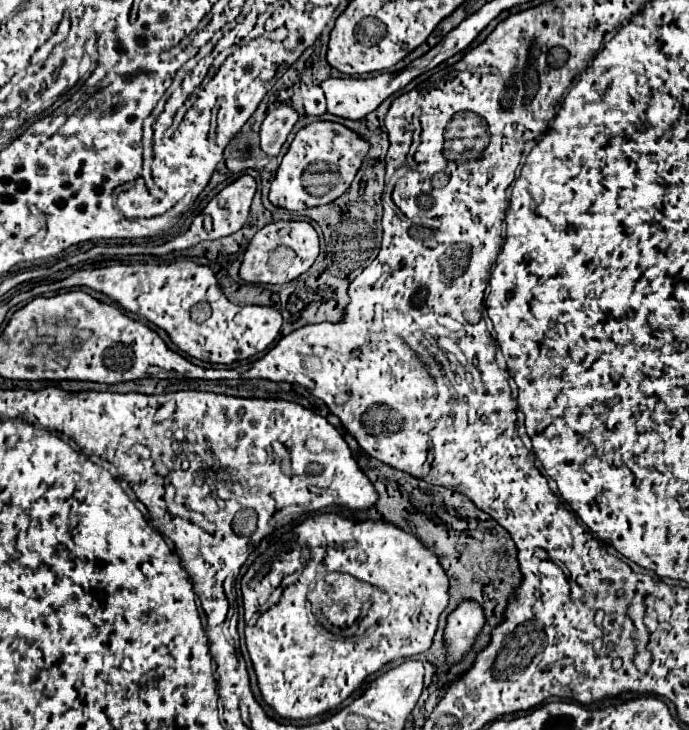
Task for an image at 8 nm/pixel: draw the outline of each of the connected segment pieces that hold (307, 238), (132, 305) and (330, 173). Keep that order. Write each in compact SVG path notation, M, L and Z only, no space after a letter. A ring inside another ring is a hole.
M272 222L268 226L264 226L262 230L258 230L254 234L254 238L250 240L250 244L248 244L246 252L244 252L242 266L240 266L240 278L244 282L252 282L252 284L282 284L282 282L290 282L290 280L298 278L300 274L304 274L314 264L318 254L320 254L320 238L318 238L318 232L308 222ZM280 244L292 248L296 252L296 260L292 262L292 266L284 274L268 274L270 252L276 250Z
M177 259L169 264L151 264L151 263L136 263L124 264L116 262L113 265L100 268L86 268L76 270L68 278L56 282L54 286L50 286L50 290L59 291L60 289L71 289L74 287L85 286L92 288L96 292L106 294L108 298L112 298L114 302L118 302L124 310L134 312L144 316L146 320L154 322L156 326L160 326L162 330L168 332L168 336L186 354L190 354L192 358L204 360L204 362L216 362L216 364L232 364L232 362L244 360L264 352L278 336L280 328L282 328L282 314L276 308L270 306L238 306L232 304L220 290L220 284L212 272L212 268L208 266L200 266L200 264L188 260ZM196 302L210 302L212 306L212 320L208 322L197 323L190 318L190 308Z
M316 120L294 136L288 152L284 154L276 178L270 186L270 202L278 208L286 210L306 210L322 204L330 204L342 192L346 192L362 164L362 158L368 152L368 144L352 130L338 122L324 122ZM316 194L316 198L314 198Z

